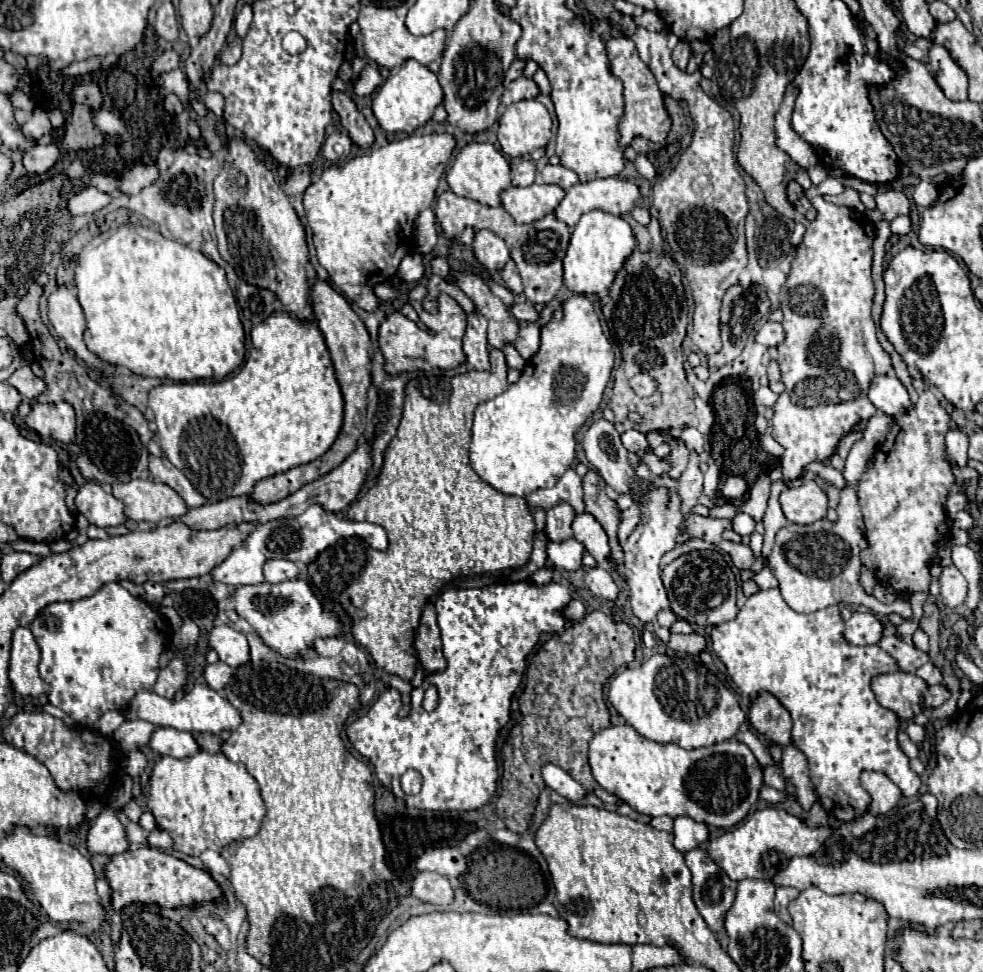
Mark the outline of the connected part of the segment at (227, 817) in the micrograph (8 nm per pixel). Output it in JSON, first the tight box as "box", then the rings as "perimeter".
{"box":[146,750,266,856],"perimeter":[[[204,750],[182,760],[162,756],[152,768],[146,796],[158,828],[172,836],[174,850],[190,856],[200,856],[206,848],[222,852],[230,842],[256,836],[266,814],[260,786],[244,764]]]}

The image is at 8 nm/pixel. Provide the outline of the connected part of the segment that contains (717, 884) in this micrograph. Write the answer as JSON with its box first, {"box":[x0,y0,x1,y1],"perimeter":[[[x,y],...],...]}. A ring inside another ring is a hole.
{"box":[684,848,736,932],"perimeter":[[[694,848],[684,854],[692,872],[694,904],[712,932],[724,930],[724,916],[736,896],[736,882],[702,850]]]}

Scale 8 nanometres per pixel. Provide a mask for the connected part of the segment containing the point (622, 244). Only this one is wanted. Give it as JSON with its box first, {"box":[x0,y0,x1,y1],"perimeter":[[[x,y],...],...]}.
{"box":[564,210,638,294],"perimeter":[[[604,210],[586,212],[576,224],[570,246],[564,258],[564,284],[574,294],[600,294],[610,288],[616,272],[624,266],[624,260],[638,246],[638,240],[630,228],[630,224],[616,214],[608,214]]]}

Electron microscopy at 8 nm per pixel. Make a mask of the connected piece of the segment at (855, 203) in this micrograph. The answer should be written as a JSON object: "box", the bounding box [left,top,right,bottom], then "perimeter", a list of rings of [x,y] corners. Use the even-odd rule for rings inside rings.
{"box":[826,188,864,212],"perimeter":[[[846,188],[842,194],[838,196],[828,196],[826,198],[828,202],[834,202],[834,204],[840,204],[840,206],[848,206],[852,210],[858,210],[858,212],[864,212],[864,204],[860,200],[860,194],[854,190],[854,188]]]}

